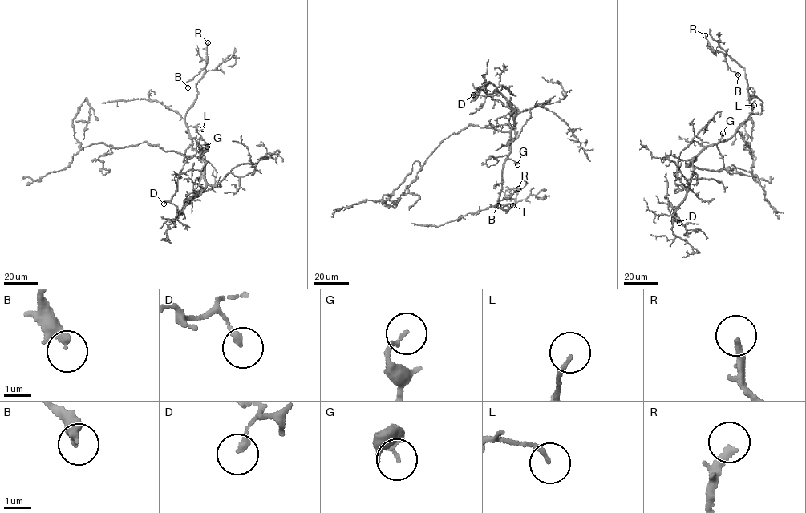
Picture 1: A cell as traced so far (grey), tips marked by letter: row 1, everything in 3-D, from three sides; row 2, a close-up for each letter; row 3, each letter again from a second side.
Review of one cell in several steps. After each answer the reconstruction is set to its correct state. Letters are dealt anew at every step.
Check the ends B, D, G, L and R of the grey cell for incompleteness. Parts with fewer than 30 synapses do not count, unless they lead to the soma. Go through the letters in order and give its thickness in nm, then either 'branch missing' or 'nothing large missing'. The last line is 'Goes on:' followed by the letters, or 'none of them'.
B: 360 nm thick; nothing large missing
D: 220 nm thick; nothing large missing
G: 130 nm thick; nothing large missing
L: 140 nm thick; nothing large missing
R: 190 nm thick; branch missing
Goes on: R

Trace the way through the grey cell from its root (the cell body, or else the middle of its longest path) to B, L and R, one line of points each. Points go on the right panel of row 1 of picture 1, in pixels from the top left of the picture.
B: (689, 165), (706, 147), (728, 139), (749, 116), (751, 105), (744, 69), (725, 54), (727, 64), (738, 74)
L: (689, 165), (706, 147), (731, 137), (748, 118), (754, 105)
R: (689, 165), (706, 147), (730, 138), (748, 118), (751, 108), (744, 69), (728, 55), (715, 50), (705, 35)

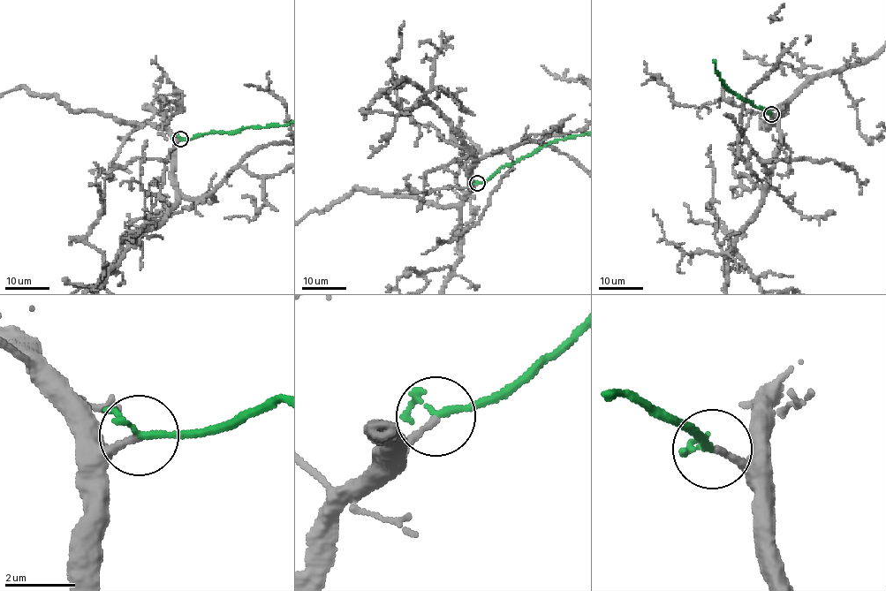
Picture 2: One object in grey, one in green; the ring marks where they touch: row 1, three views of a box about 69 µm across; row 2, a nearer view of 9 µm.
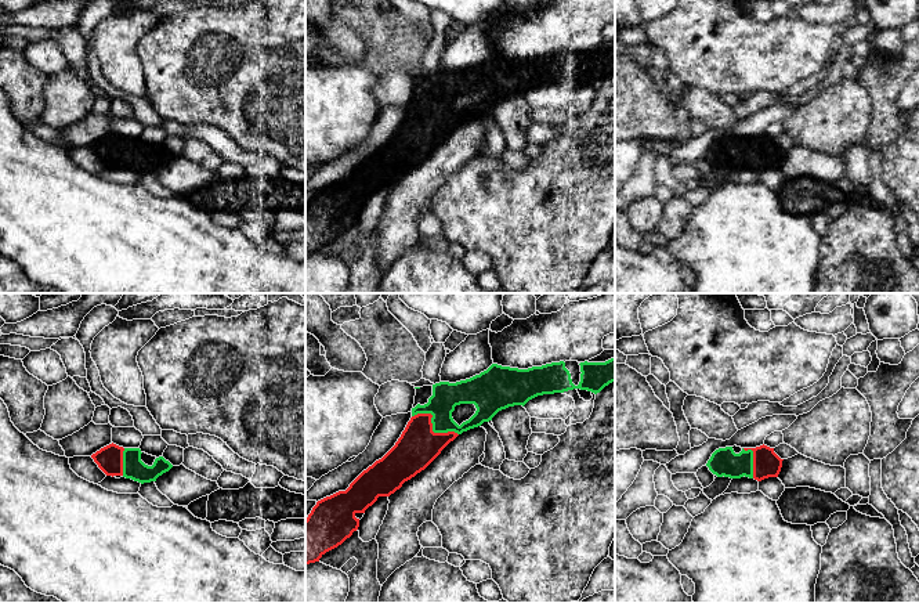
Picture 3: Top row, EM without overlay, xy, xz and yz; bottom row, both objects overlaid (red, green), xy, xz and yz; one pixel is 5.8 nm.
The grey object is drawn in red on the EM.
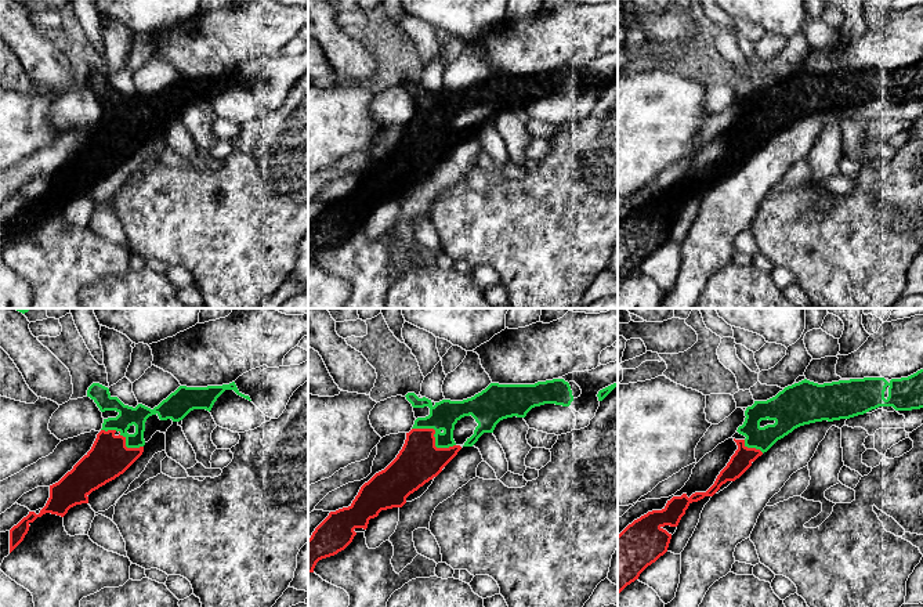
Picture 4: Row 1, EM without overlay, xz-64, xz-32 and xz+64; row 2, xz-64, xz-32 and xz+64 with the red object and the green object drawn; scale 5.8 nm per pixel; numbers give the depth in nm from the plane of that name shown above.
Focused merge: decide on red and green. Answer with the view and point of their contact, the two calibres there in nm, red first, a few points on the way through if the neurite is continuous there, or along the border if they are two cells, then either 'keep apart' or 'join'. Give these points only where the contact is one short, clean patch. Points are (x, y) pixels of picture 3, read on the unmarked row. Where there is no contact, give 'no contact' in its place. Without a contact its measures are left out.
contact xz (431, 116); calibres 240 and 160 nm; way xz (419, 136), (431, 116), (445, 86); join

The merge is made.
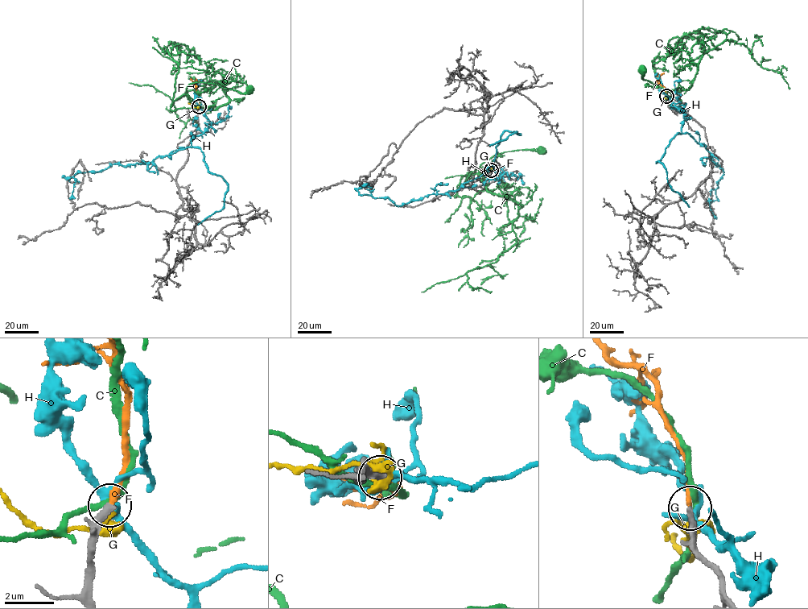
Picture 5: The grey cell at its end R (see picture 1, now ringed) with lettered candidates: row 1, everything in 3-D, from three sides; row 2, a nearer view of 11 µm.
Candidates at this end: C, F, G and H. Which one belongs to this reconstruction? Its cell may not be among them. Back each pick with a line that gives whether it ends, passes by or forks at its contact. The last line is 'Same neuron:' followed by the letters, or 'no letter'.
F: It ends there
Same neuron: F

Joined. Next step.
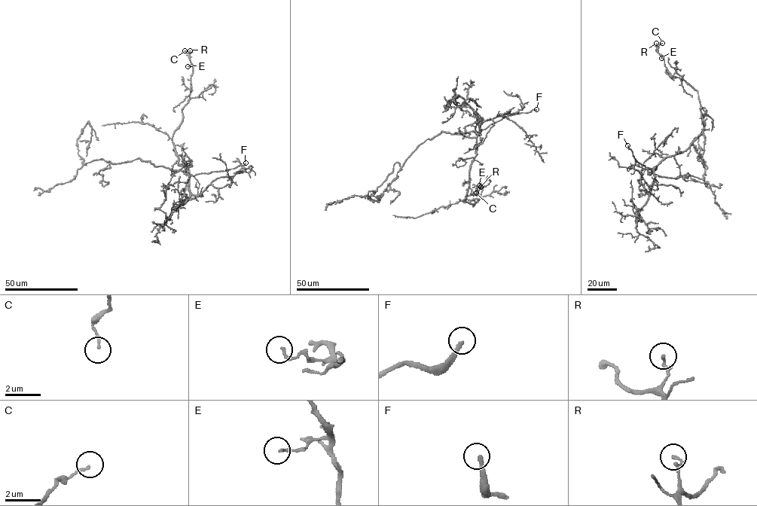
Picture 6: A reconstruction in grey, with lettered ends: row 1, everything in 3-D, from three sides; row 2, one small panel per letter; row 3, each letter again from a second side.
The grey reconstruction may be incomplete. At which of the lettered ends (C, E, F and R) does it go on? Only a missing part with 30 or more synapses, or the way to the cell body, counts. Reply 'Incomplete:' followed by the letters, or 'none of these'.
Incomplete: F

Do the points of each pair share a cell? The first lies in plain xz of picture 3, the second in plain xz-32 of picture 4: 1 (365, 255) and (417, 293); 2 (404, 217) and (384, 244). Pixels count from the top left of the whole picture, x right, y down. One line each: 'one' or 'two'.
1: two
2: two

